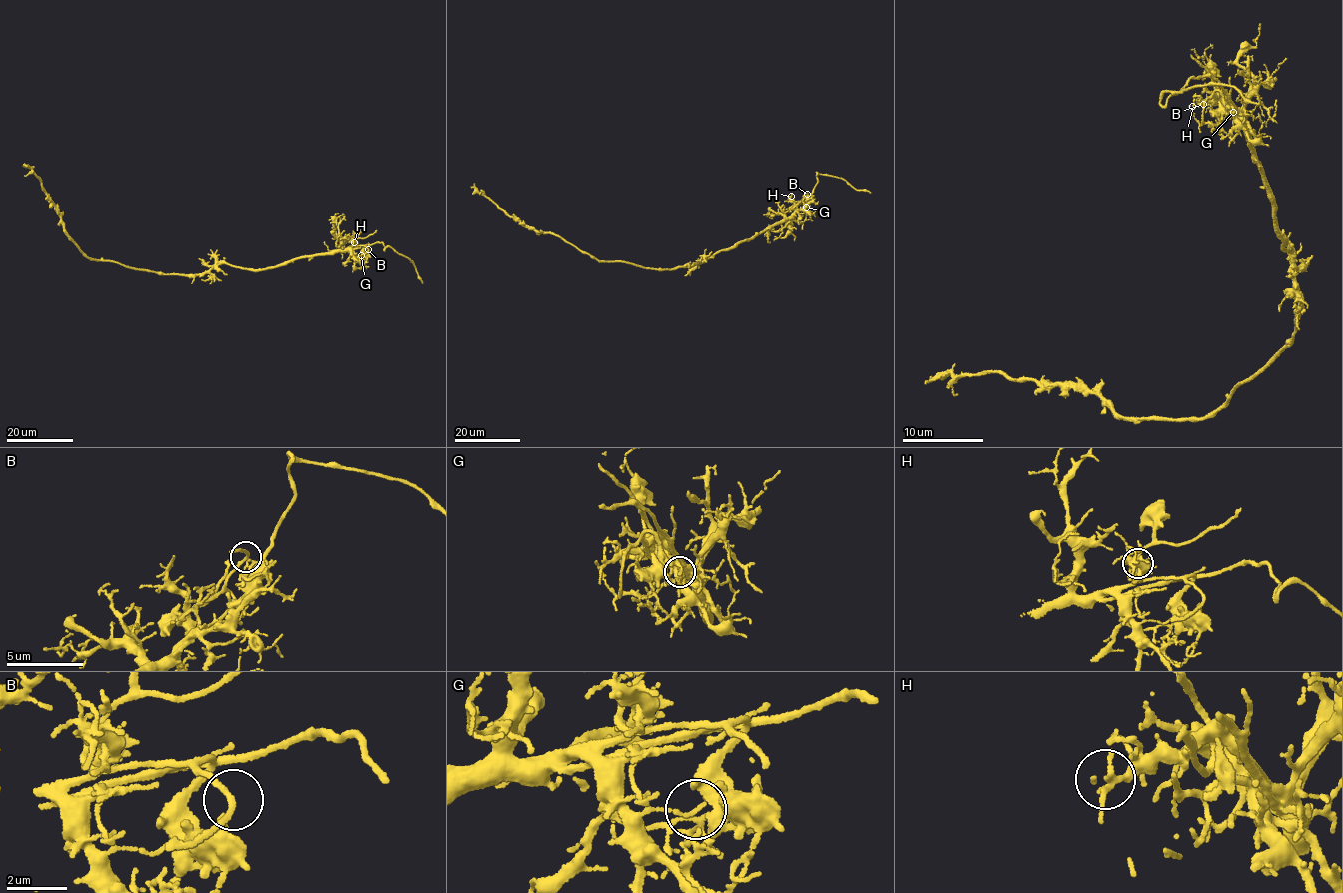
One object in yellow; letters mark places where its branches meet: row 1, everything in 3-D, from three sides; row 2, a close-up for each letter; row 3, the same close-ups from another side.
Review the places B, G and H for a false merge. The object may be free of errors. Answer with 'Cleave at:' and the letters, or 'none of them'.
Cleave at: G

